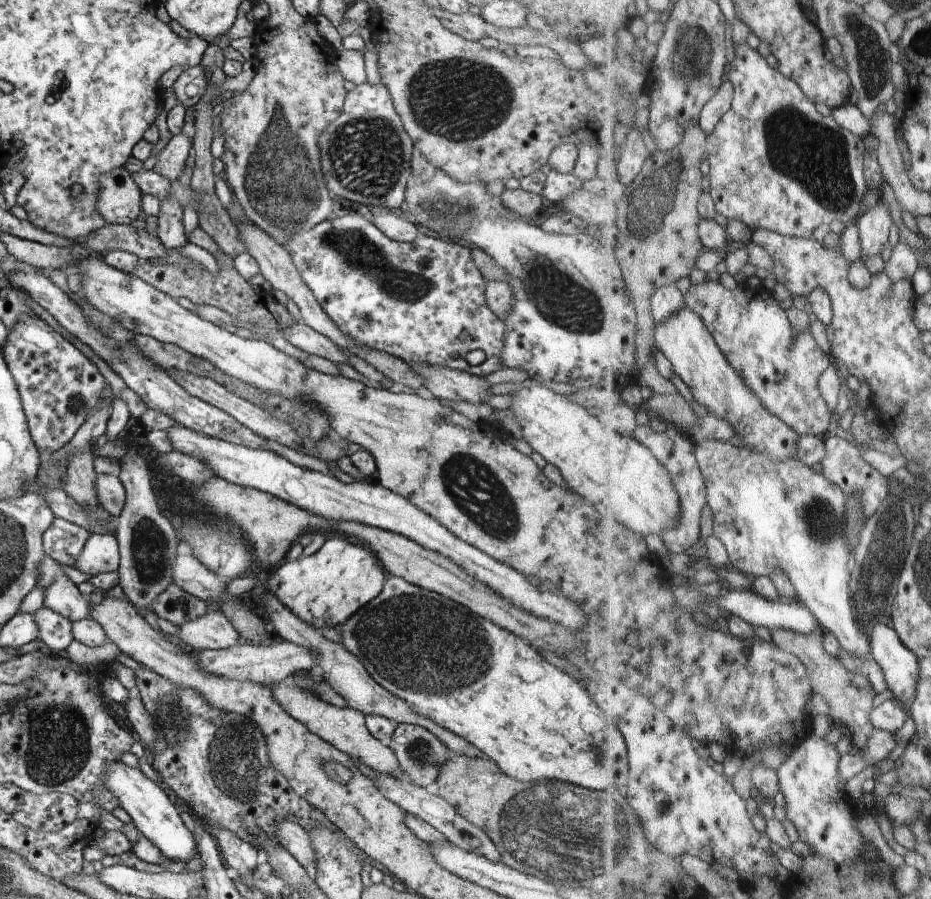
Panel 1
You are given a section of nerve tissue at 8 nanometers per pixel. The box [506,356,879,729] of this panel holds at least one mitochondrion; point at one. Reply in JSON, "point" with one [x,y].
{"point":[818,513]}

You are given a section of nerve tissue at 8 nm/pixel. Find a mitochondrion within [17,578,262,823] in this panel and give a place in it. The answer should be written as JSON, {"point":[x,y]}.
{"point":[56,746]}

